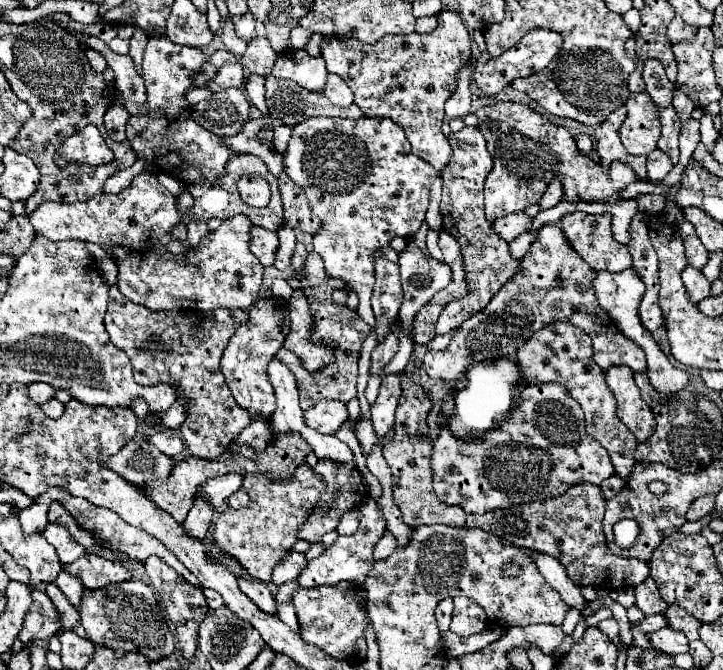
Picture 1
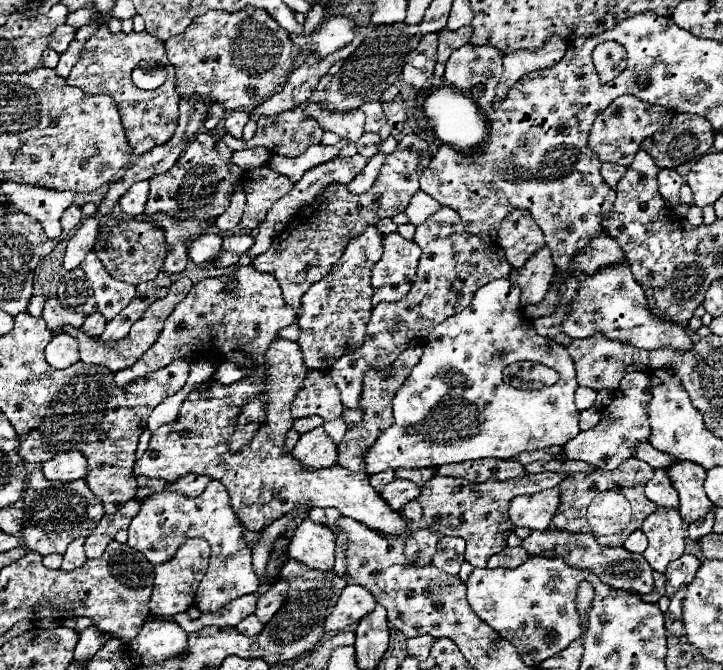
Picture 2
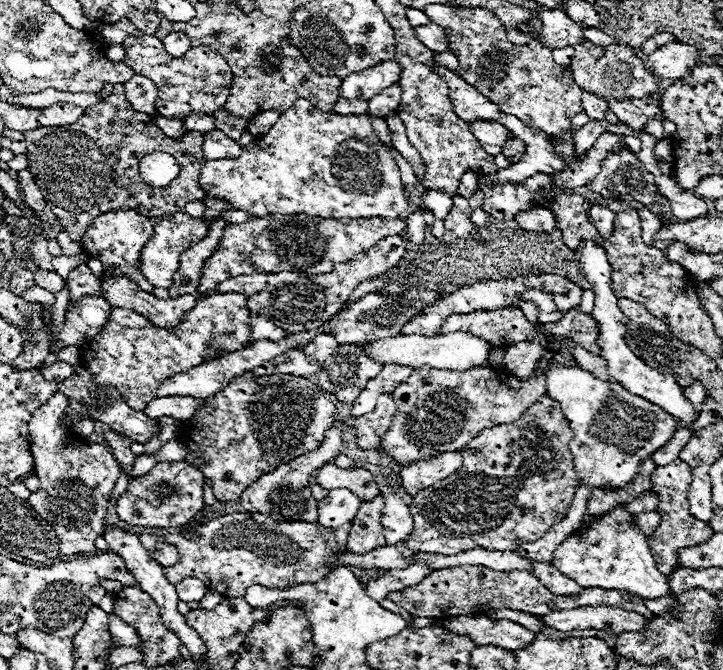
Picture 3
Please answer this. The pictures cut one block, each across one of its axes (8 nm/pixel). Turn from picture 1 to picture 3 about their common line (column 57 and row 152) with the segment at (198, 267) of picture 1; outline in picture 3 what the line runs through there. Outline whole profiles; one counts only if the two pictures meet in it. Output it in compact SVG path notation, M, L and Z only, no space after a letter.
M208 132L204 136L202 156L204 160L222 160L222 158L236 158L242 152L242 146L236 140L230 140L224 132Z

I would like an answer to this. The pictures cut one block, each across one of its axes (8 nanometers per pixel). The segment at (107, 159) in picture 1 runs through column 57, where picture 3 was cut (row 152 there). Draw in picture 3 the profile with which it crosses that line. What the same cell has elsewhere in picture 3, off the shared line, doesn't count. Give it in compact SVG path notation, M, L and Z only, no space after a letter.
M152 152L152 154L146 154L146 158L142 160L140 172L142 172L142 180L145 183L166 186L178 176L180 166L174 160L174 156L170 156L170 154Z

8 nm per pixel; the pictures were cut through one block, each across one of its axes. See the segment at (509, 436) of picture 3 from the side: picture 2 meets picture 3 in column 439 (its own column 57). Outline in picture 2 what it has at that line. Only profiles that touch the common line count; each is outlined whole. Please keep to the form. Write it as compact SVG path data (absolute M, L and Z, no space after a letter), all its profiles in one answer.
M36 470L30 474L30 482L26 484L24 492L24 528L22 528L22 538L26 548L40 552L42 556L46 554L64 554L68 544L76 538L86 538L94 528L98 526L98 520L104 516L104 506L102 502L88 490L86 482L50 482L42 476L42 470Z

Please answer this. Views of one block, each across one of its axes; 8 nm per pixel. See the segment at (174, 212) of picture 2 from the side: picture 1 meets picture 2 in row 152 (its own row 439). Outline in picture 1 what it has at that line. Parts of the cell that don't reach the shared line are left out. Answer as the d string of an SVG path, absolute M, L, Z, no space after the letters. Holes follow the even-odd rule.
M116 286L110 288L108 312L106 312L106 330L114 346L128 354L134 370L134 380L142 386L148 384L168 384L176 386L176 400L184 404L186 420L180 426L184 446L192 456L202 460L216 460L228 444L240 434L250 422L250 414L242 410L224 382L220 372L220 358L228 340L234 336L236 328L248 320L248 312L220 310L220 316L200 310L162 310L154 312L144 306L138 306L124 298ZM158 336L162 340L162 350L150 352L148 338Z

